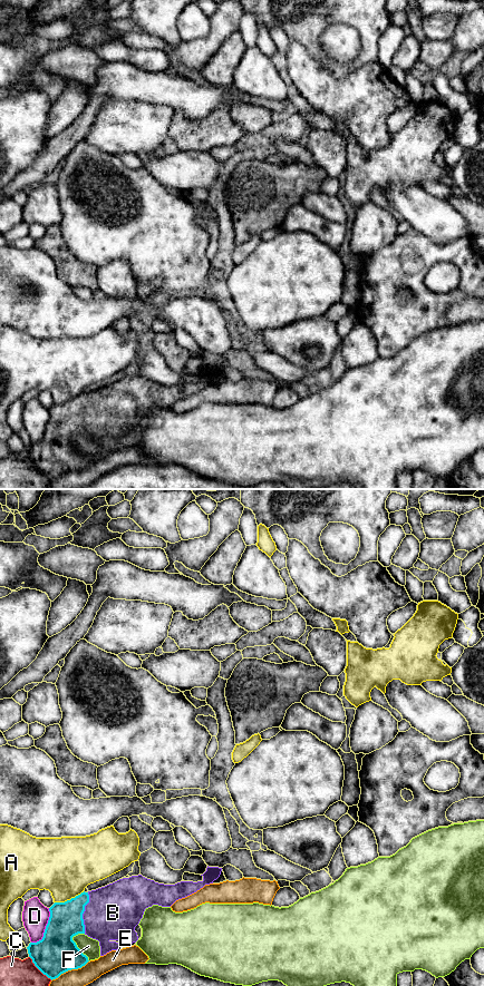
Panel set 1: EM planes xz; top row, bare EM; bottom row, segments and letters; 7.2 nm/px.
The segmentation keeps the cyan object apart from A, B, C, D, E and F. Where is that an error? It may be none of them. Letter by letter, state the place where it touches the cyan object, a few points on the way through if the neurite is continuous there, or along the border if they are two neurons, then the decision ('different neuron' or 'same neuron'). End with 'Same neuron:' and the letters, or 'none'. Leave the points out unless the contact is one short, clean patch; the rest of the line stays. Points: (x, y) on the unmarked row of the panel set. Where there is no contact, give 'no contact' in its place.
A: contact xz (70, 400); different neuron
B: contact xz (83, 413); same neuron
C: contact xz (39, 470); different neuron
D: contact xz (46, 429); different neuron
E: contact xz (69, 470); different neuron
F: contact xz (76, 447); different neuron
Same neuron: B

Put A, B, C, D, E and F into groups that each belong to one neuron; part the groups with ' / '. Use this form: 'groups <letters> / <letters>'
groups A / B / C / D / E / F

